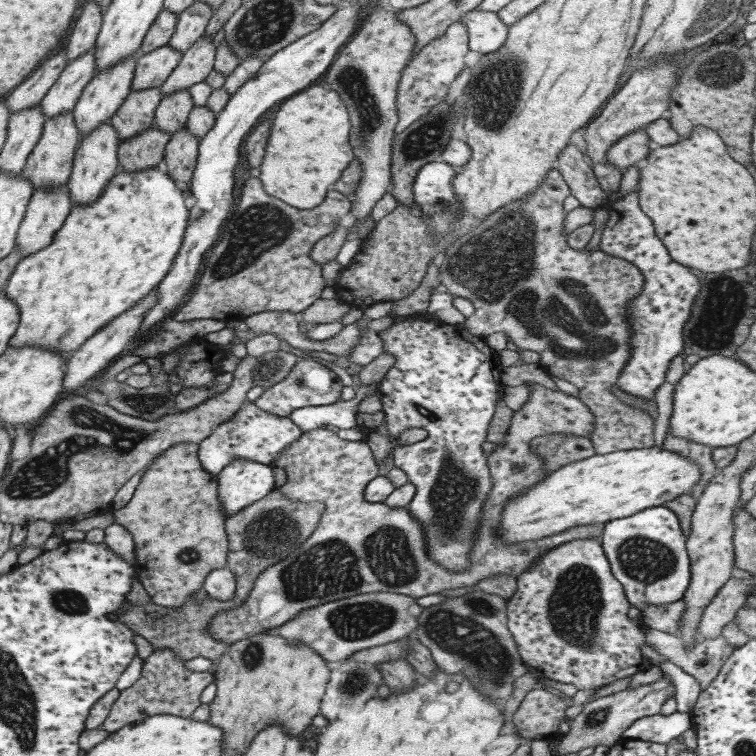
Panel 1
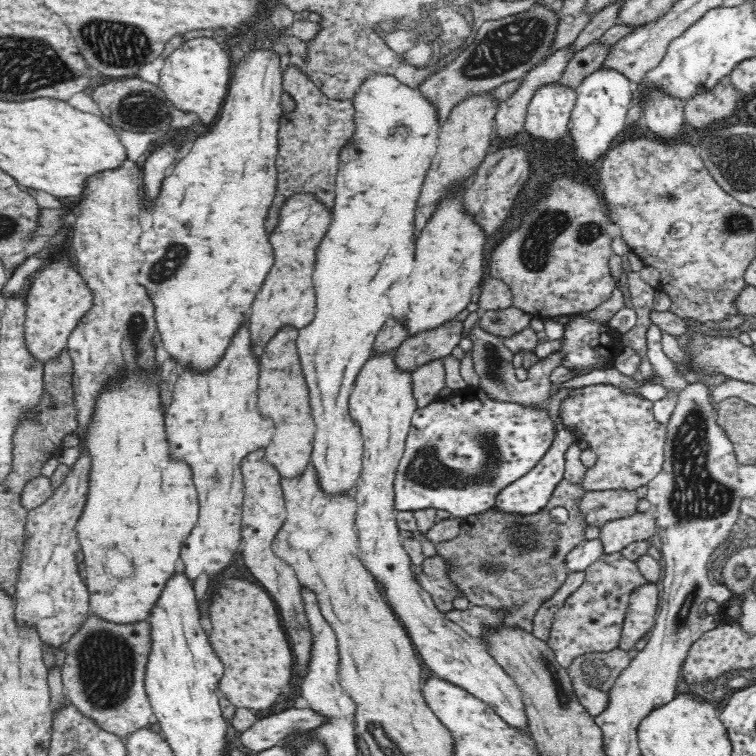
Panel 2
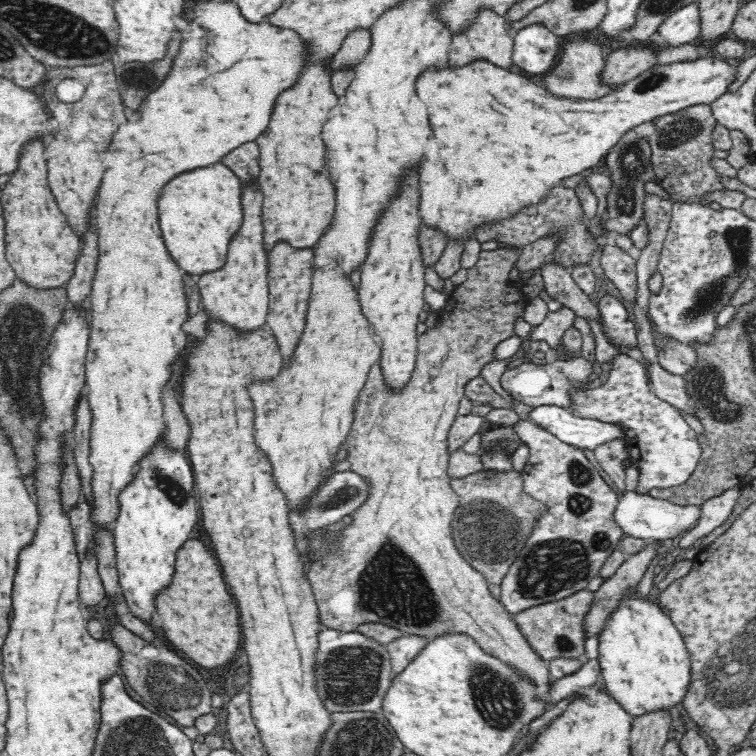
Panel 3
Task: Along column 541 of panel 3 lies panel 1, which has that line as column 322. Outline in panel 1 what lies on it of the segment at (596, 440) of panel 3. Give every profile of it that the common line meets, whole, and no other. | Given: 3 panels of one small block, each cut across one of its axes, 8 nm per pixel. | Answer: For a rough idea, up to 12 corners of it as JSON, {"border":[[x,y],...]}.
{"border":[[354,400],[297,408],[288,417],[302,433],[356,426]]}

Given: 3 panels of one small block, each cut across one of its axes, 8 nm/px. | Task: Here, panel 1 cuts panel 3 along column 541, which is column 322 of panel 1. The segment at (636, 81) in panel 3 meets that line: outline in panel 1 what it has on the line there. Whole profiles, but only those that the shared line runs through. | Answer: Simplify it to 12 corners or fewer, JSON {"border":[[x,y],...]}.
{"border":[[311,86],[271,118],[259,180],[298,210],[353,159],[349,116]]}

